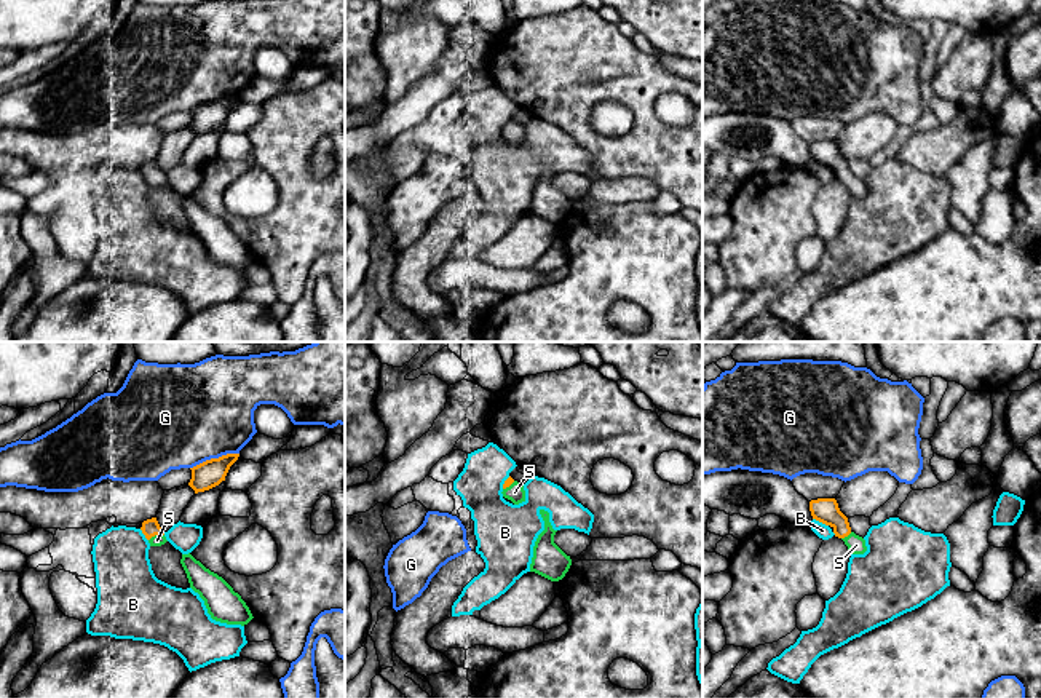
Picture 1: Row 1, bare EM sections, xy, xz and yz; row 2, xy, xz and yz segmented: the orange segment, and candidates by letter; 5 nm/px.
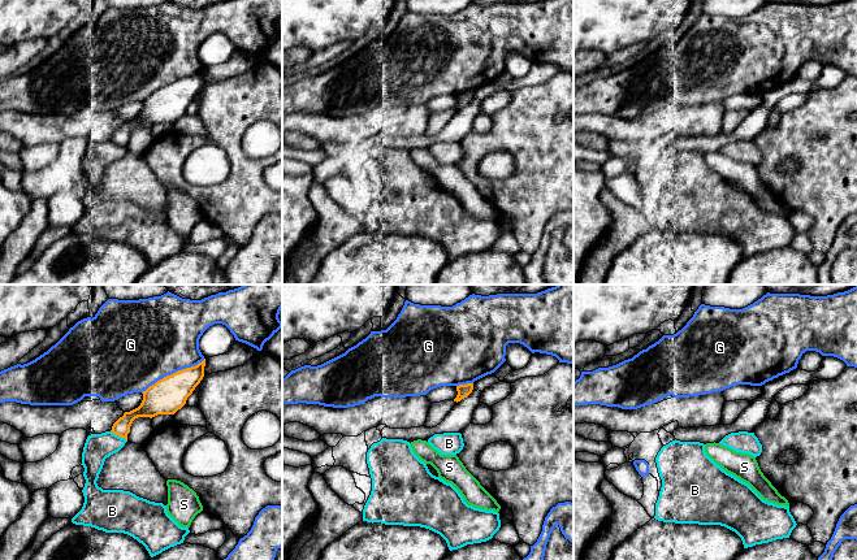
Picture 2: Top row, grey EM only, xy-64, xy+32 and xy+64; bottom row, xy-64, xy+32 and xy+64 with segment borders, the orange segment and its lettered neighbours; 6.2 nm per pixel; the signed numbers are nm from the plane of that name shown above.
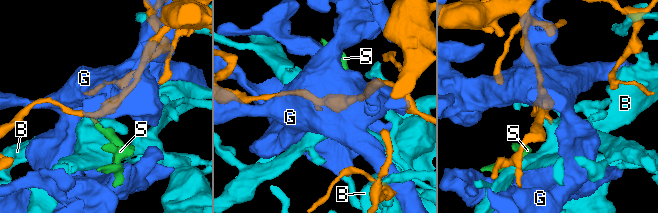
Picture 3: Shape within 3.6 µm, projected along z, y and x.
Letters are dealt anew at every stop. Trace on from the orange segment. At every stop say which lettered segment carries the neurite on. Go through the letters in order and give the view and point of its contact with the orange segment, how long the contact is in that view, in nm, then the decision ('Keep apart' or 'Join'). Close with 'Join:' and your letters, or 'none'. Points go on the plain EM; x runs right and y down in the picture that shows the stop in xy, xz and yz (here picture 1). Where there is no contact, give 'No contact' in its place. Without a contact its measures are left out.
B: Touches orange at yz (821, 163). Shared border 90 nm. Keep apart
G: Touches orange at xy (214, 101). Shared border 260 nm. Keep apart
S: Touches orange at xy (155, 176). Shared border 90 nm. Join
Join: S

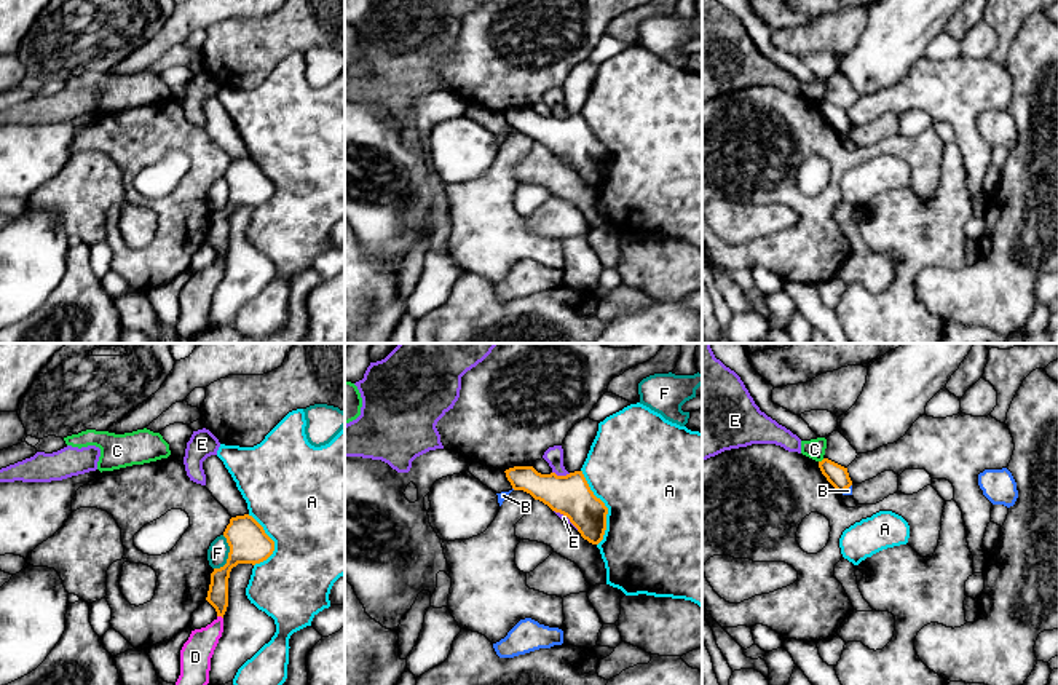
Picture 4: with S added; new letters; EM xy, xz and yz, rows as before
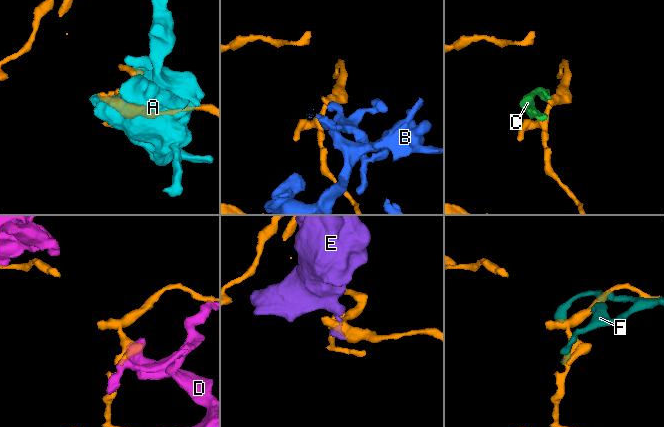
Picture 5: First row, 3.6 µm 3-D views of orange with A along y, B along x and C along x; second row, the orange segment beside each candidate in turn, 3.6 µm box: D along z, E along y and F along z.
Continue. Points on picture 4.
A: Touches orange at xz (607, 150). Shared border 400 nm. Keep apart
B: Touches orange at yz (846, 130). Shared border 60 nm. Keep apart
C: Touches orange at yz (822, 102). Shared border 40 nm. Keep apart
D: Touches orange at xy (221, 257). Shared border 40 nm. Keep apart
E: Touches orange at xz (562, 118). Shared border 100 nm. Keep apart
F: Touches orange at xy (228, 197). Shared border 180 nm. Keep apart
Join: none

